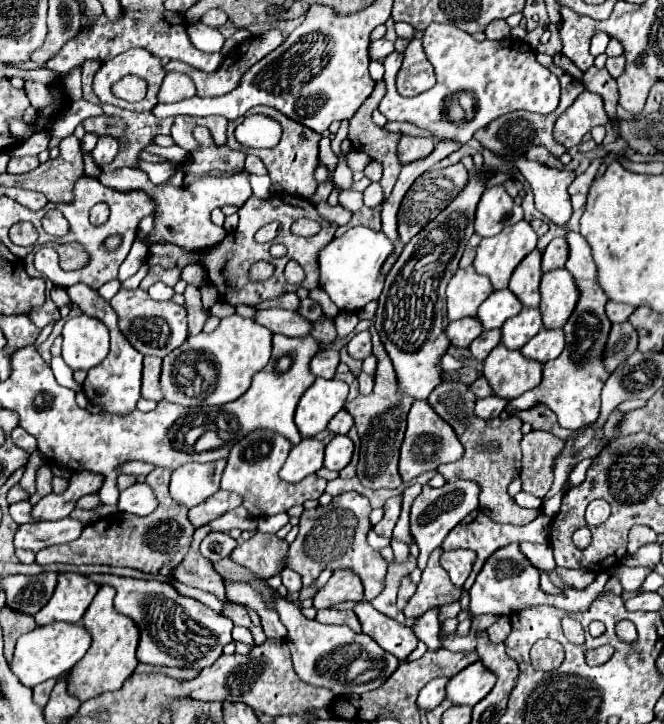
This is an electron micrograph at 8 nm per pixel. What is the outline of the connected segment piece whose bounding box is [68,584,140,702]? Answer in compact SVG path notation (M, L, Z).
M108 584L100 586L96 598L92 600L92 606L88 606L88 610L82 618L82 624L92 634L92 646L84 654L84 658L78 660L78 664L70 670L70 678L68 678L68 688L80 702L96 698L108 690L118 690L124 684L124 680L138 666L136 646L140 640L140 630L138 630L136 622L132 622L132 618L118 614L114 610L114 604L112 604L114 594L116 594L116 590L112 590L112 586L108 586Z

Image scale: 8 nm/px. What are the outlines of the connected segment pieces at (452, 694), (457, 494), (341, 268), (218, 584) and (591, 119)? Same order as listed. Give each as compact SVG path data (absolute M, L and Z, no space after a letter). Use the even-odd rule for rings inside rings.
M478 660L450 678L446 686L446 696L452 700L452 704L474 706L494 688L494 684L496 674L482 660Z
M456 480L450 484L444 484L442 488L430 488L424 486L420 496L416 496L412 510L410 510L410 534L420 548L418 556L418 568L424 568L428 562L428 556L432 554L434 548L442 544L442 540L448 536L448 532L460 524L472 510L478 508L478 490L476 482L468 480Z
M350 228L340 238L334 238L318 256L320 264L320 288L330 296L330 300L342 310L342 312L356 312L362 310L368 302L378 300L384 276L382 266L388 260L388 256L394 252L394 244L376 230L370 228Z
M202 526L194 532L194 540L190 544L190 550L184 558L184 562L176 568L176 580L180 580L182 584L212 592L218 596L220 602L224 602L224 582L220 578L220 574L214 570L212 562L208 562L202 554L200 554L200 542L206 538L206 534L212 532L210 526Z
M584 92L576 102L556 120L554 138L566 148L578 146L582 136L590 132L594 126L608 124L608 116L604 112L604 102L598 94Z

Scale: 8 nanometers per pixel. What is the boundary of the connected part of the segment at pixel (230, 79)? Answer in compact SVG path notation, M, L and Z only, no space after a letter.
M268 30L268 32L260 34L260 36L252 36L250 40L238 44L238 46L222 60L220 68L218 68L216 72L212 72L212 74L202 72L202 70L198 70L198 68L192 68L192 66L188 66L188 64L184 64L184 62L180 62L180 60L168 62L168 64L166 64L166 72L178 70L178 72L188 74L188 76L194 80L196 88L198 88L198 96L222 96L222 94L232 92L232 90L240 84L240 78L244 76L244 72L246 72L250 66L254 66L258 60L262 60L266 54L270 54L272 50L276 50L282 42L284 42L284 36L282 36L280 30Z

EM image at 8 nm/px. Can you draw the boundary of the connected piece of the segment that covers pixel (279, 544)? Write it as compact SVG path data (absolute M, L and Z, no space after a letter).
M256 532L250 540L240 542L230 554L234 562L250 568L256 576L268 580L282 570L284 556L288 552L288 542L280 540L276 534Z

